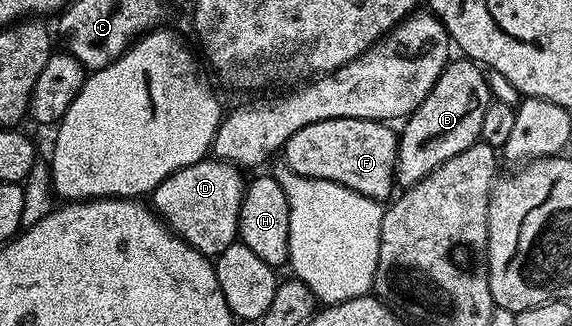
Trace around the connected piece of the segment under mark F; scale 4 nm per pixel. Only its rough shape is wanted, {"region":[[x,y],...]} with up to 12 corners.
{"region":[[374,119],[298,129],[294,173],[377,201],[397,190],[398,135]]}

